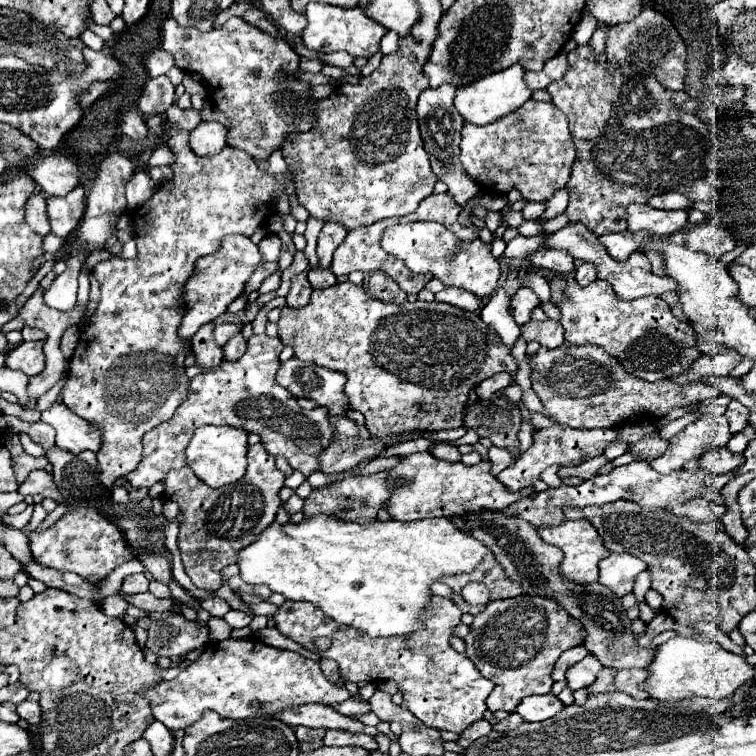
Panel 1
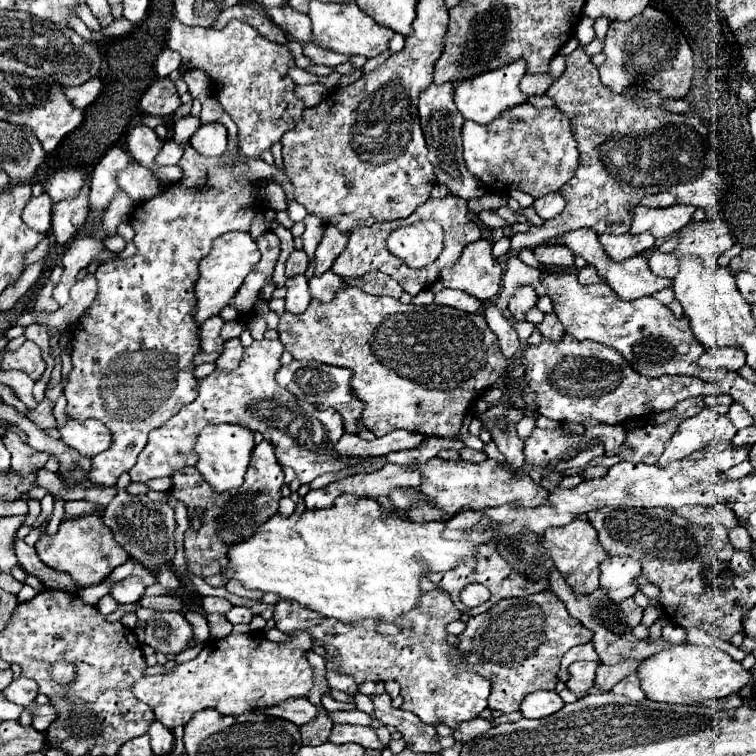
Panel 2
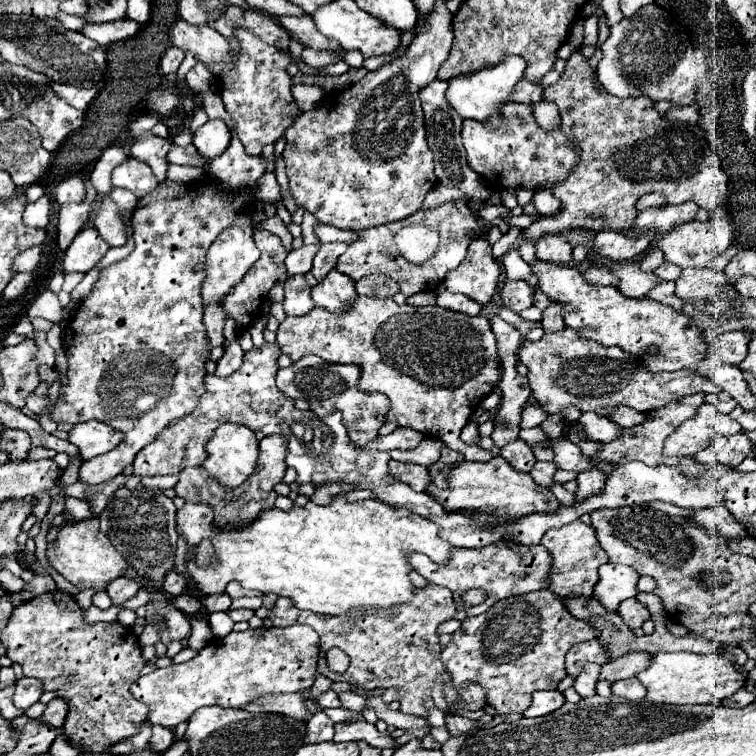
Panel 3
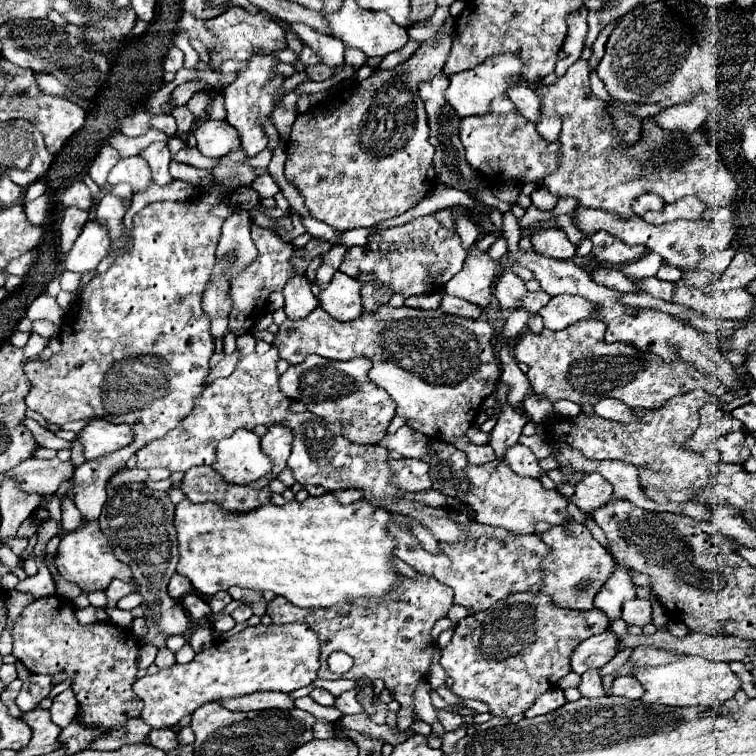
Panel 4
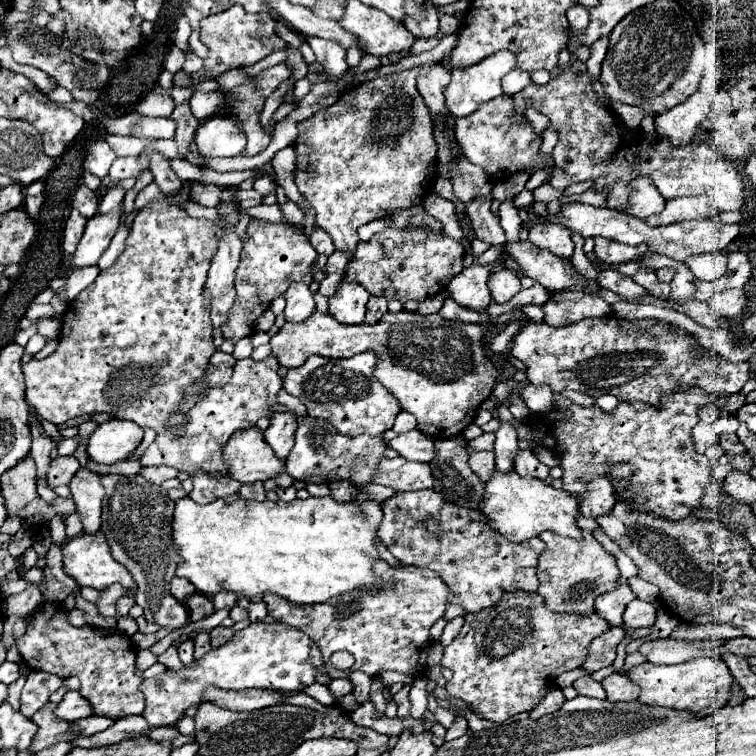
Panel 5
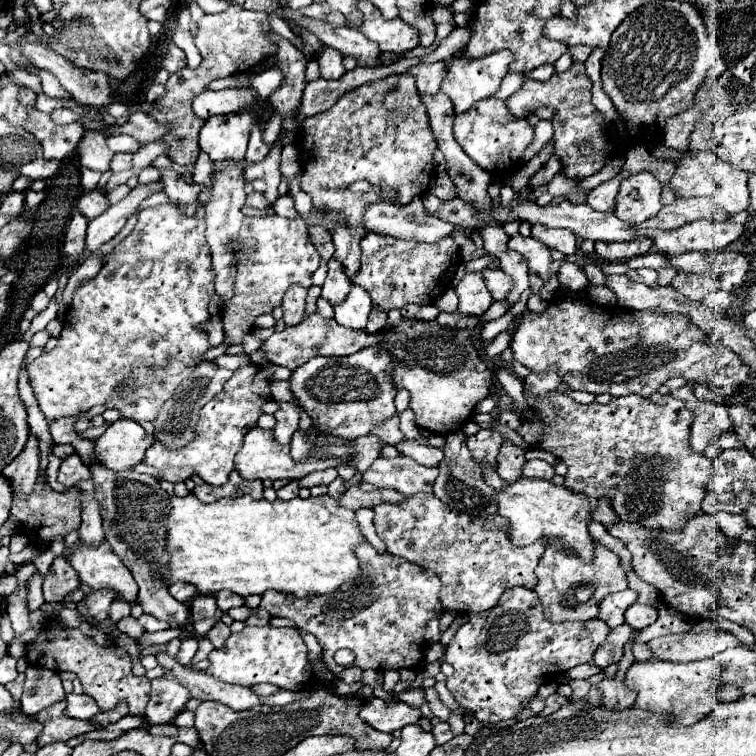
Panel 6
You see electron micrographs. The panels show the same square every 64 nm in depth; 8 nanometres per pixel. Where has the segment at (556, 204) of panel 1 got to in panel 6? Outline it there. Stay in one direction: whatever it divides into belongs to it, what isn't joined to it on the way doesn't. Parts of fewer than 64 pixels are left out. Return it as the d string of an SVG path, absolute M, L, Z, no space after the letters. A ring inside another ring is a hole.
M556 174L556 178L544 186L544 192L552 194L554 197L566 196L574 204L584 204L584 200L586 200L586 192L580 192L576 188L576 182L564 180L560 174Z

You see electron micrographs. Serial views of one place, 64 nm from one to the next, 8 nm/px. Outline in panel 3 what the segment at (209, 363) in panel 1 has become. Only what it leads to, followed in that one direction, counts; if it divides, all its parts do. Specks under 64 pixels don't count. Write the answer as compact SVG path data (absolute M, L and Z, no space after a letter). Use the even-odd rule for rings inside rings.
M212 306L204 312L204 326L206 326L206 334L208 334L208 342L210 346L222 346L224 344L224 334L222 334L222 328L224 328L224 308L222 306Z

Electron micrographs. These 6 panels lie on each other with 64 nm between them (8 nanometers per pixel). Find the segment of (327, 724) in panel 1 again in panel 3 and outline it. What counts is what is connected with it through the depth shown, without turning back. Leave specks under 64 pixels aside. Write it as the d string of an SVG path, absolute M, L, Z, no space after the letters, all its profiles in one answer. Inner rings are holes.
M280 694L280 696L264 696L244 706L244 710L250 712L272 712L272 714L284 714L296 720L308 720L312 712L308 712L308 706L304 706L302 694Z

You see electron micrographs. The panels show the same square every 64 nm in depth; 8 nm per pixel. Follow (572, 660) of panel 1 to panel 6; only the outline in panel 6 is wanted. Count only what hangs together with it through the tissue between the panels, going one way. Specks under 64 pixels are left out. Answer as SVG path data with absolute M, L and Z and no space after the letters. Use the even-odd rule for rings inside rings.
M622 624L622 626L616 626L610 630L608 638L604 640L604 644L600 644L600 648L596 648L596 656L592 658L592 664L598 666L598 668L608 668L610 664L616 664L620 662L622 654L624 654L624 644L628 642L628 638L632 636L632 628L628 624Z

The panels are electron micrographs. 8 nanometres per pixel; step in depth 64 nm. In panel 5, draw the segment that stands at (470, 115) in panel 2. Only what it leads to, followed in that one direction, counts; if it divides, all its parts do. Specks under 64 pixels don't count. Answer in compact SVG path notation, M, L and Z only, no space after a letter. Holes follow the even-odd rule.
M508 50L504 52L498 52L498 54L492 54L488 56L484 62L480 64L474 64L472 68L464 68L464 70L454 70L452 72L452 80L450 84L446 86L448 90L444 90L444 96L448 98L446 104L448 104L448 110L454 114L454 116L470 116L472 112L476 112L476 108L480 108L480 104L486 104L488 100L496 98L502 94L502 84L500 80L516 68L516 56Z

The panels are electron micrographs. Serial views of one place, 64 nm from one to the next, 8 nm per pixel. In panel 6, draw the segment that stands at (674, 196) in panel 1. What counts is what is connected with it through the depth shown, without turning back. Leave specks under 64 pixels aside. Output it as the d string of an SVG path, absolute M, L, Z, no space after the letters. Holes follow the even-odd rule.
M650 172L630 174L622 184L616 198L616 216L628 224L642 224L644 220L656 216L662 208L660 200L662 184ZM636 190L636 198L630 192Z

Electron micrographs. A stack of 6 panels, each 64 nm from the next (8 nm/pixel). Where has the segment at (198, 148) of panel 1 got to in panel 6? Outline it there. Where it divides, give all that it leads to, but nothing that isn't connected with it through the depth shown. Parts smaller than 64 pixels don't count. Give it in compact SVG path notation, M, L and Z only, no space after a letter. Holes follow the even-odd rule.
M248 112L212 116L200 130L200 148L210 160L240 160L246 154L250 128L254 124L256 120Z

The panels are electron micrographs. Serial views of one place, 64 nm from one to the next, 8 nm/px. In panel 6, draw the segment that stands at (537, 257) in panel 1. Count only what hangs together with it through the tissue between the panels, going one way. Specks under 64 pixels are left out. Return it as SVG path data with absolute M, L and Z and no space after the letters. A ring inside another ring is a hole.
M534 224L532 226L532 238L540 240L542 244L546 244L552 250L562 252L564 256L572 256L576 252L576 236L574 236L574 232L568 232L564 228L548 228L548 226Z

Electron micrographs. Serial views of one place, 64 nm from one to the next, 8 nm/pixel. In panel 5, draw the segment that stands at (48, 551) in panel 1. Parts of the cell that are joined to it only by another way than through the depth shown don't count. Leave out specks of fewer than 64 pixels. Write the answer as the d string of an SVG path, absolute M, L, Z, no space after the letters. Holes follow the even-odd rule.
M82 532L80 536L66 540L62 544L62 562L64 562L64 572L70 578L74 578L78 582L78 586L82 586L82 588L90 586L90 588L96 588L96 590L104 590L114 582L120 582L124 588L130 588L130 590L136 588L130 572L120 562L116 562L112 558L110 548L108 548L102 532L96 532L96 534Z

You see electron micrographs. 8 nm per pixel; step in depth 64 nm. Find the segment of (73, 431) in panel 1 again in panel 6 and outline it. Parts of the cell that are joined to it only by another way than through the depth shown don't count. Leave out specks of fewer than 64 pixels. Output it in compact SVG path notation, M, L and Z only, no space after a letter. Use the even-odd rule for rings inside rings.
M120 418L94 440L94 454L110 470L128 470L142 462L152 442L154 438L150 438L138 422Z

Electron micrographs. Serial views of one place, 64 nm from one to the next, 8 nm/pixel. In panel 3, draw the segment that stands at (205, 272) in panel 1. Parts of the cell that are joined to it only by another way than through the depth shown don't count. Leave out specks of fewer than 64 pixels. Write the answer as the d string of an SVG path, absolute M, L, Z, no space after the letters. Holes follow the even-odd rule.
M244 216L240 218L234 226L226 228L210 246L208 254L206 254L206 264L204 264L204 272L206 278L202 282L202 300L204 300L204 308L218 304L224 300L224 296L244 278L244 274L250 270L250 266L260 258L260 252L254 244L252 238L252 226L250 226L250 218Z

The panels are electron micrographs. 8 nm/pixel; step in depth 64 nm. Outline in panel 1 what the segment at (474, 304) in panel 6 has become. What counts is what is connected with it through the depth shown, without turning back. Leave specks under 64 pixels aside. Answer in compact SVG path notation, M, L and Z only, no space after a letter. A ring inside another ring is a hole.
M408 222L408 224L388 226L382 234L382 248L388 254L404 260L406 268L410 268L412 272L416 274L430 272L444 286L470 290L478 298L492 296L494 290L498 288L500 266L490 252L490 244L484 244L482 240L462 242L454 232L450 232L438 222Z

